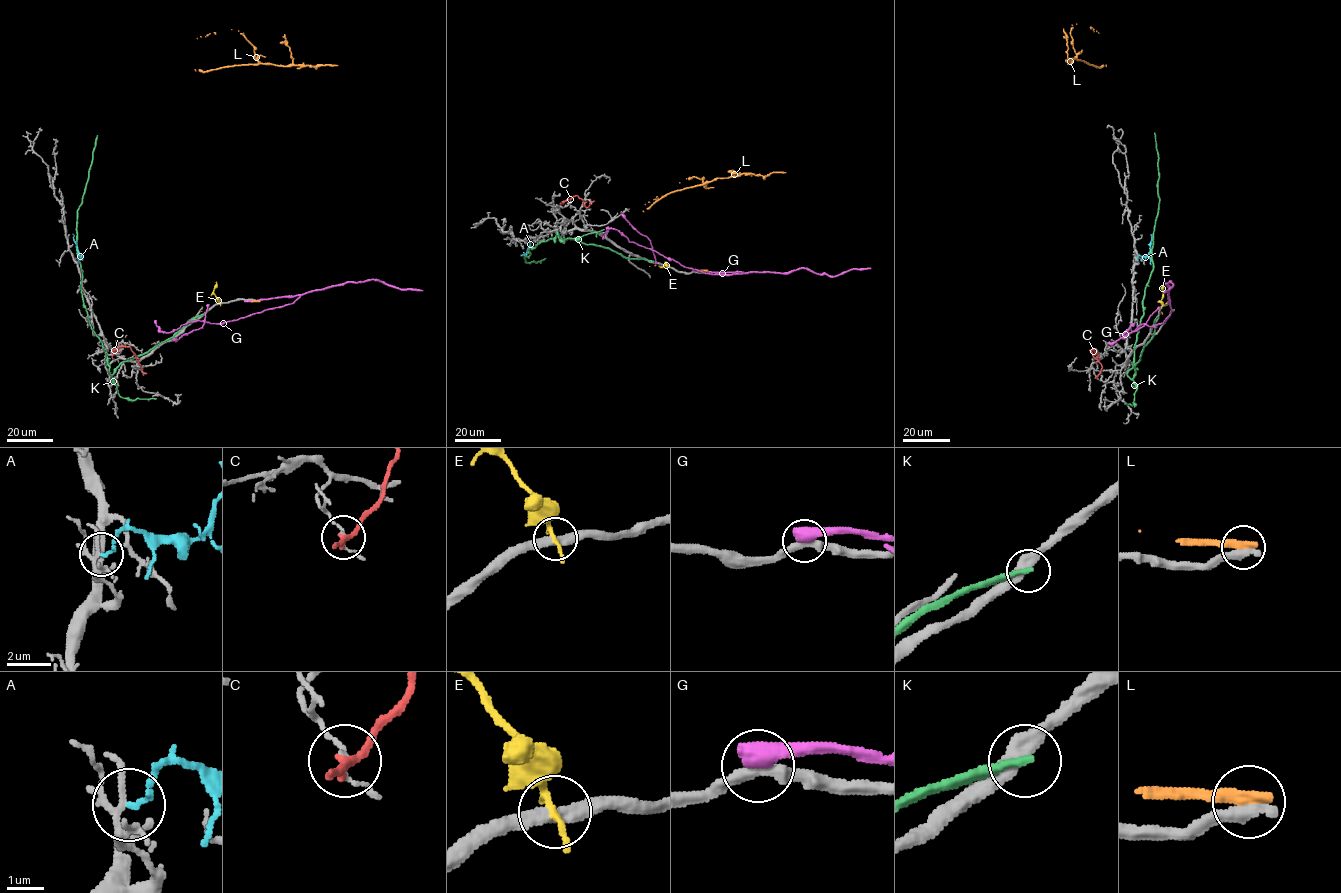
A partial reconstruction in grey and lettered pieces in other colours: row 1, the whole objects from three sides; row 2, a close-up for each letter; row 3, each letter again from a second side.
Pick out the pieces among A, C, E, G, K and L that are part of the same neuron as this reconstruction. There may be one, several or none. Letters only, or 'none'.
none

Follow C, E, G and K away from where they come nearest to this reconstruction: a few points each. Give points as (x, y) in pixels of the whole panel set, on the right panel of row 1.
C: (1096, 377), (1101, 364), (1090, 350), (1098, 356), (1097, 363)
E: (1162, 305), (1164, 284)
G: (1167, 303), (1169, 297), (1171, 313), (1163, 322), (1154, 326), (1139, 325), (1123, 335), (1134, 323)
K: (1157, 316), (1154, 335), (1131, 379), (1128, 372), (1152, 270), (1159, 201), (1154, 133)

